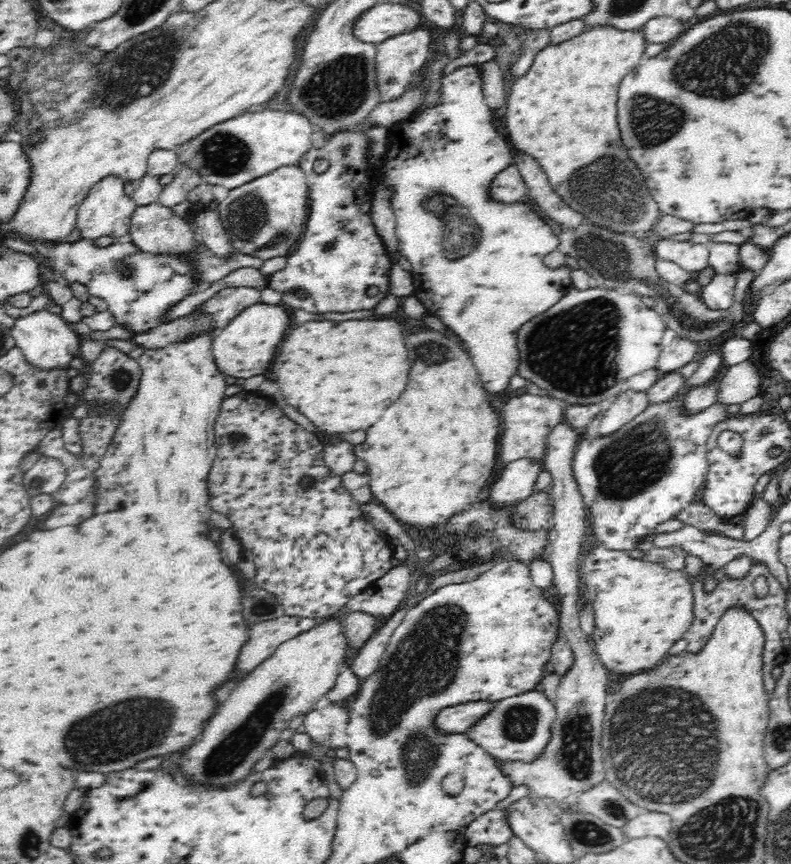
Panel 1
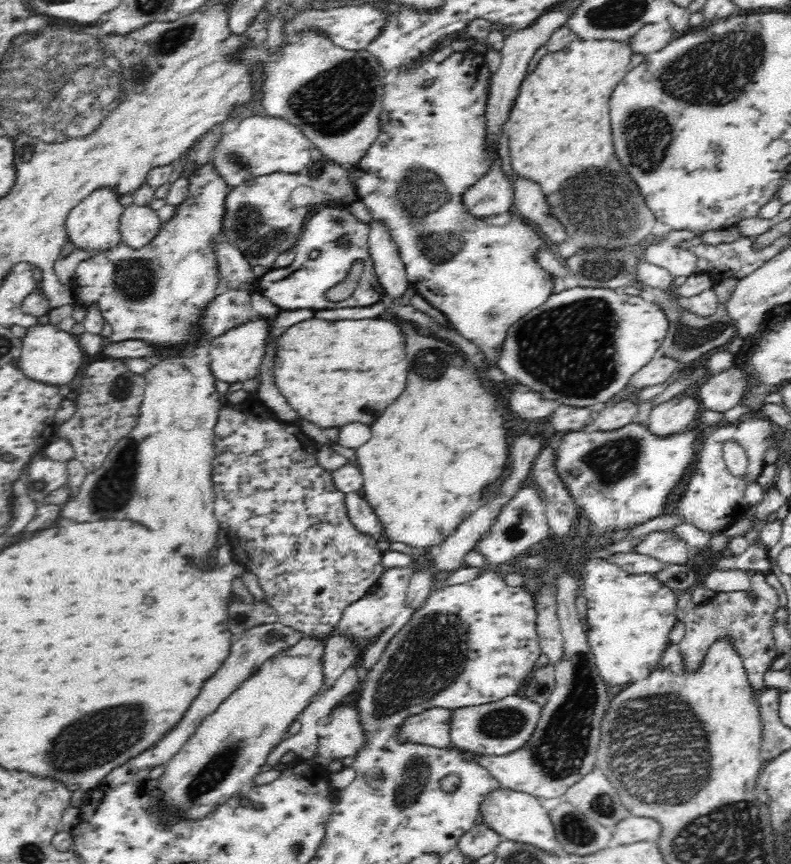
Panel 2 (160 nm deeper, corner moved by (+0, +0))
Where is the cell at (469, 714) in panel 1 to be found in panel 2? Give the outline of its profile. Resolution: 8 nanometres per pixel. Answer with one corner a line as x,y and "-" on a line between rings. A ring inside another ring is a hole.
429,708
418,716
410,716
398,733
403,742
409,740
434,748
446,748
452,744
450,736
452,716
454,716
454,709

